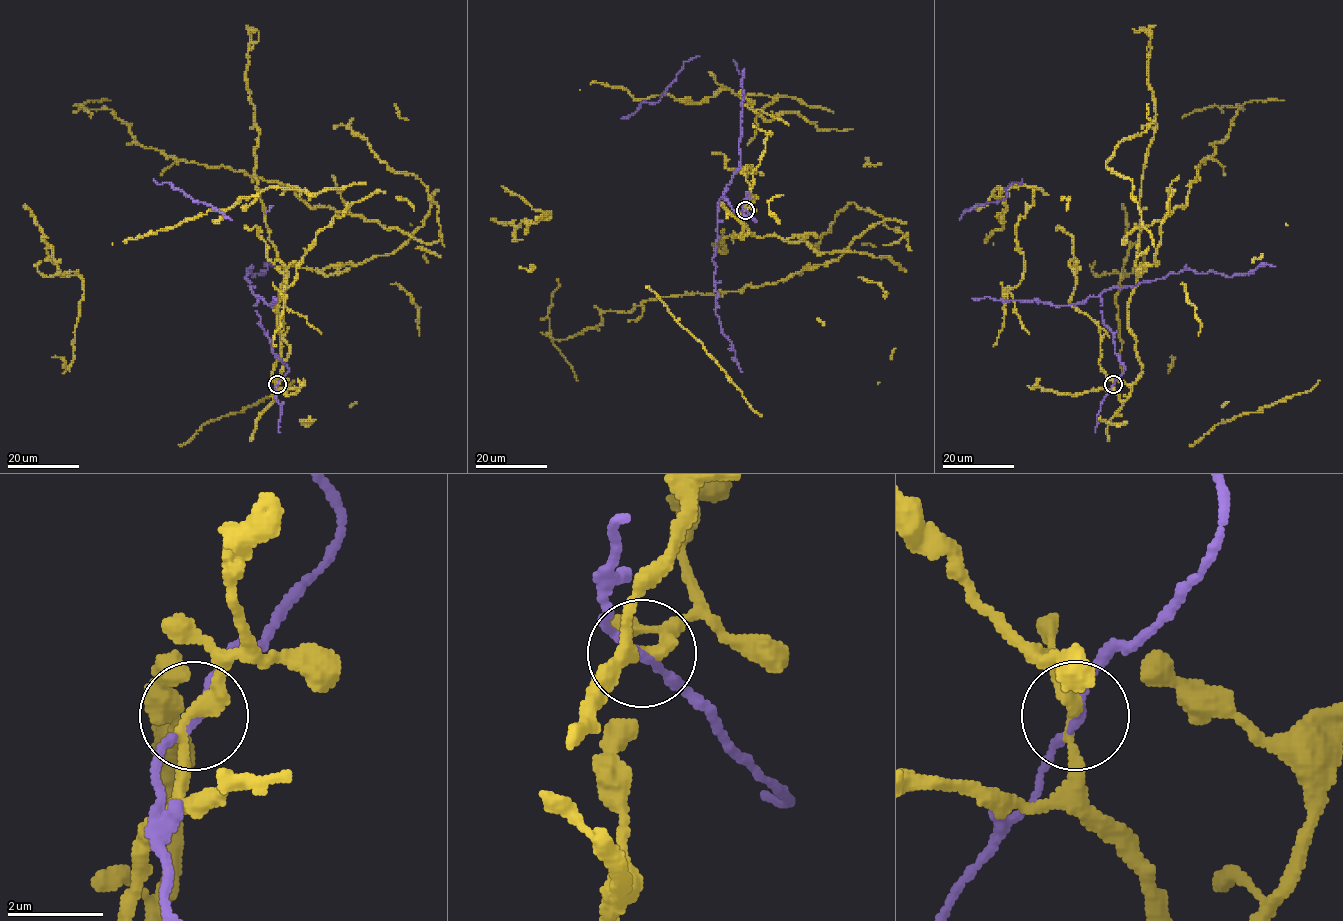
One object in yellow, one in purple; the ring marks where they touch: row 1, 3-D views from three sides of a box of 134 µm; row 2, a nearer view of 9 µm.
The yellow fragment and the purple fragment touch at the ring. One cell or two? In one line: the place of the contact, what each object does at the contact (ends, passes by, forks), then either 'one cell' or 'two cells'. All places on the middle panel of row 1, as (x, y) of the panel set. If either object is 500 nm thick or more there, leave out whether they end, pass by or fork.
(745, 210) | yellow passes by | purple passes by | two cells

